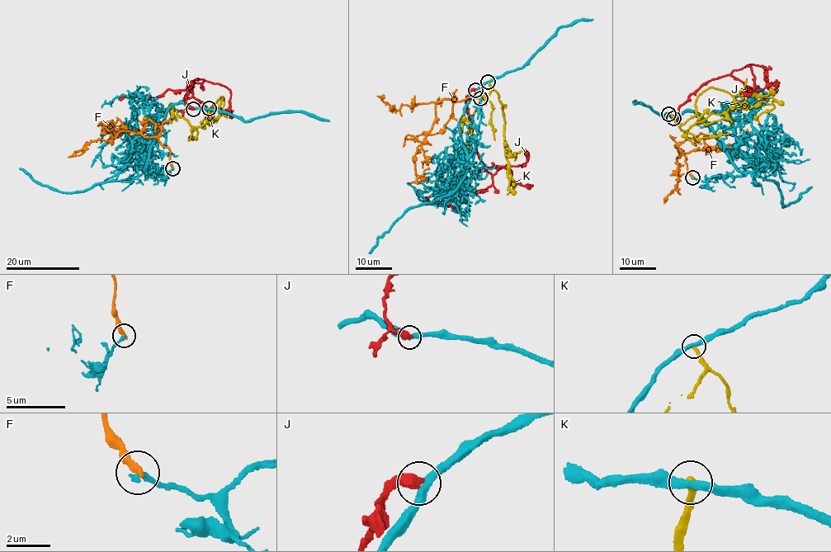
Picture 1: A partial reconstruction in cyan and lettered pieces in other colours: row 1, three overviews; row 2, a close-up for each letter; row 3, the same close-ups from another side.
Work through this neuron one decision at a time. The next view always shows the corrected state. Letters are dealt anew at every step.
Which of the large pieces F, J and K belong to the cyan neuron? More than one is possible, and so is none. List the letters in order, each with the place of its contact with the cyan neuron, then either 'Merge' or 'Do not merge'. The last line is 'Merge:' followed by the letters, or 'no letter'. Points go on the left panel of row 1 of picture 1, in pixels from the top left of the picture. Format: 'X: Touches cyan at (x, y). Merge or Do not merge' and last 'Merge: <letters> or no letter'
F: Touches cyan at (172, 168). Do not merge
J: Touches cyan at (193, 109). Do not merge
K: Touches cyan at (209, 108). Do not merge
Merge: no letter

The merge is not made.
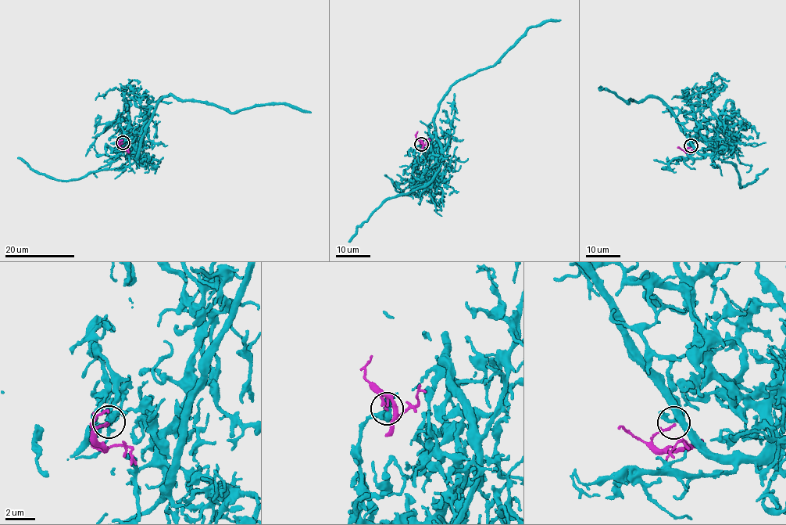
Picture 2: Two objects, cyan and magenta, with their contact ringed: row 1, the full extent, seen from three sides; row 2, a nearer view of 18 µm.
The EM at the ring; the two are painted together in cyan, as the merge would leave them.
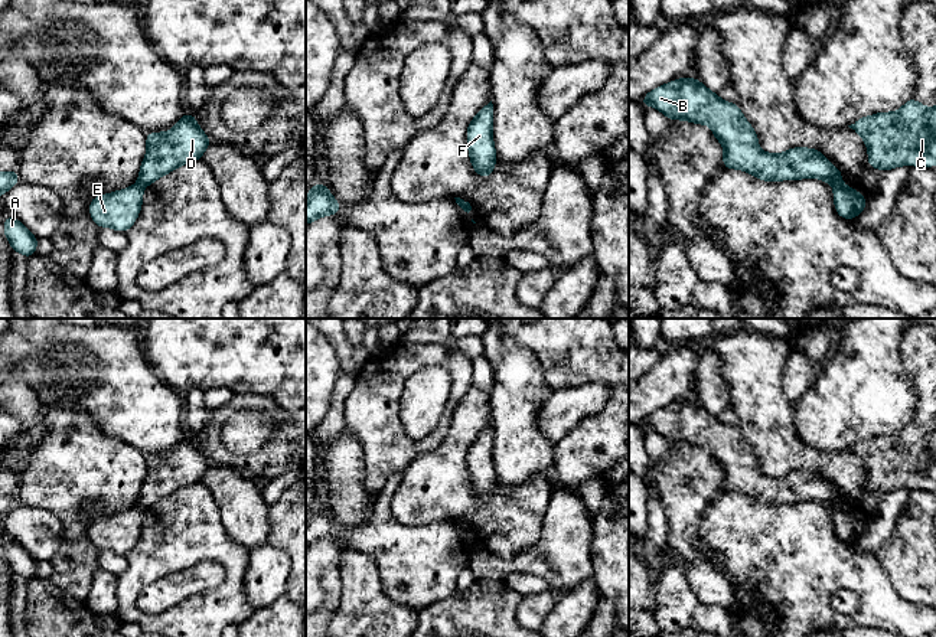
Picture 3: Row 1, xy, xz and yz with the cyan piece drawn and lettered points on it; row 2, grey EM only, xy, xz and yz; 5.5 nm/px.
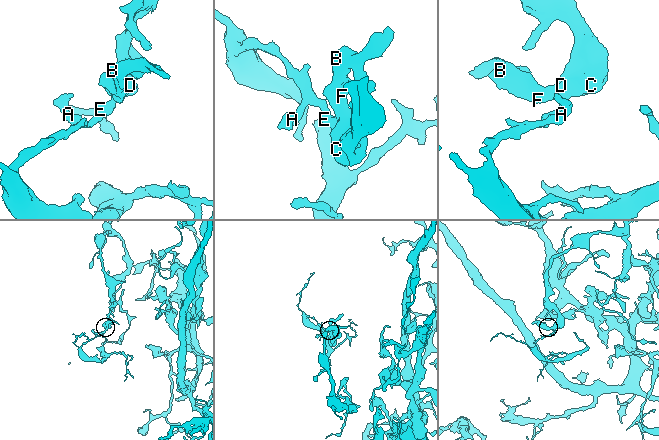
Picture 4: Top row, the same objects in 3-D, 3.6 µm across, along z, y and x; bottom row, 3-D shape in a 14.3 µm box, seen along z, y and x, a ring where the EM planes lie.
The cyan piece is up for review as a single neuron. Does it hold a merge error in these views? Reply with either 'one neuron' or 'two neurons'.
two neurons

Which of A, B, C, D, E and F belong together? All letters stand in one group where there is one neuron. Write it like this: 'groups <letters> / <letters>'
groups A E / B C D F

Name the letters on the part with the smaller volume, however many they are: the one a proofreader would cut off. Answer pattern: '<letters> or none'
A, E

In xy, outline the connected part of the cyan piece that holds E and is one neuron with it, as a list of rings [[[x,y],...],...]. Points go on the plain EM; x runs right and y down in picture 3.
[[[133,507],[128,512],[92,520],[89,535],[98,551],[110,549],[127,555],[136,545],[143,526],[143,509]]]

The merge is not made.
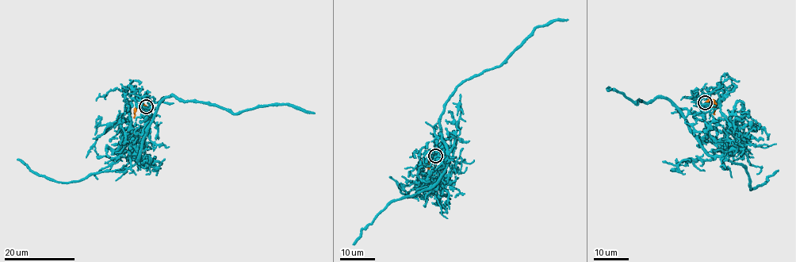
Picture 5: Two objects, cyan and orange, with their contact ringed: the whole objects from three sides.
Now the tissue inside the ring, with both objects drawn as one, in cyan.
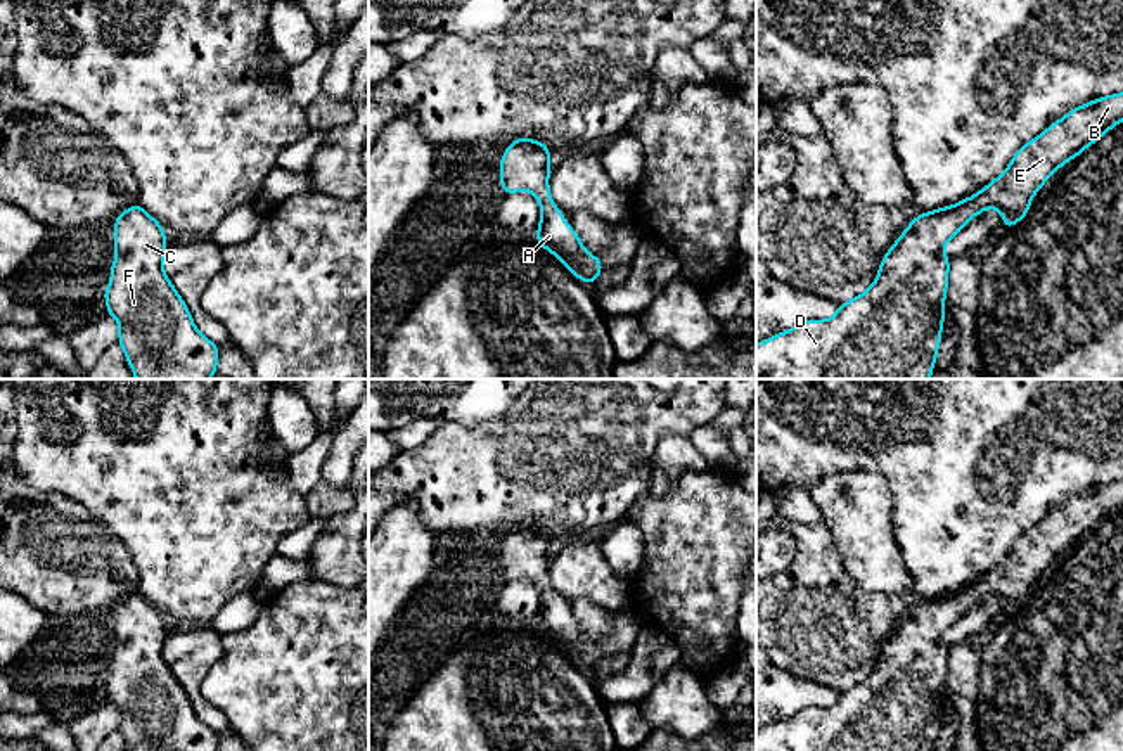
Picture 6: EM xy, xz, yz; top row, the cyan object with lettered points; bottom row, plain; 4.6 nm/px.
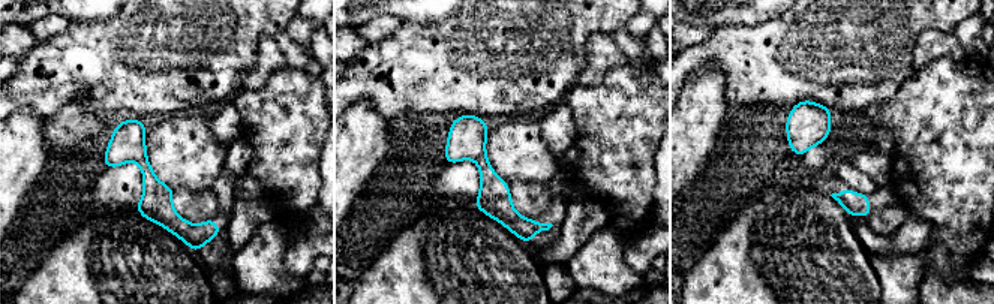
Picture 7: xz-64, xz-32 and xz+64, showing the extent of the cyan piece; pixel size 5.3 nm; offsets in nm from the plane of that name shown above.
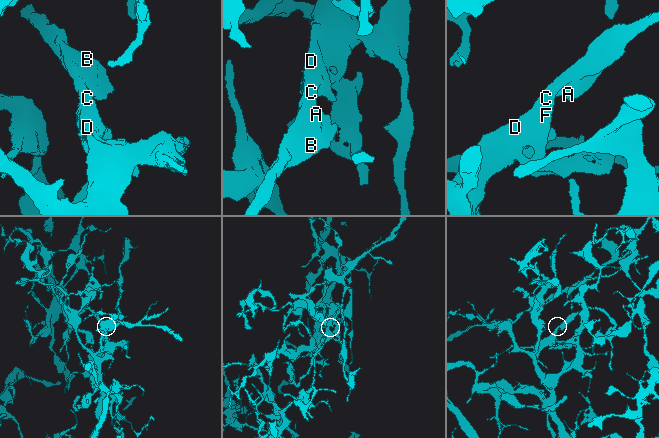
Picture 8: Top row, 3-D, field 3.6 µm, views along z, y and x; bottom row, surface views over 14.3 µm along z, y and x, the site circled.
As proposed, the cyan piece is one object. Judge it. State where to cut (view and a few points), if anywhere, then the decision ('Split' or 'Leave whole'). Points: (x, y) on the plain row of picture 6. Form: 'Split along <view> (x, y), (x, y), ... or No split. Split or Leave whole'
No split. Leave whole

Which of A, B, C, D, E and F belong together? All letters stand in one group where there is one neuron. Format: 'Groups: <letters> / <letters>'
Groups: A B C D E F

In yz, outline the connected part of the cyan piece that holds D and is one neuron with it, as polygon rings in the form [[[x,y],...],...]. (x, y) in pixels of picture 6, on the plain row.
[[[1123,481],[1095,486],[1081,495],[1075,495],[1036,526],[1017,536],[1005,559],[990,573],[983,574],[976,583],[948,595],[921,600],[912,607],[907,618],[884,642],[874,671],[863,682],[839,692],[831,708],[806,708],[791,718],[784,718],[756,732],[756,751],[934,751],[941,729],[945,680],[948,675],[950,645],[943,640],[945,632],[962,618],[972,604],[983,600],[986,595],[997,595],[1002,600],[1005,618],[1014,614],[1028,602],[1033,583],[1057,555],[1076,545],[1121,509]]]

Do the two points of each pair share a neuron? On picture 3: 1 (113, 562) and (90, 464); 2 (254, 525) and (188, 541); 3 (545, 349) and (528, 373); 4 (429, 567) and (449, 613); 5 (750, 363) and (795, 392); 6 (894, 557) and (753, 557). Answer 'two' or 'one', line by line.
1: two
2: two
3: two
4: two
5: two
6: two

